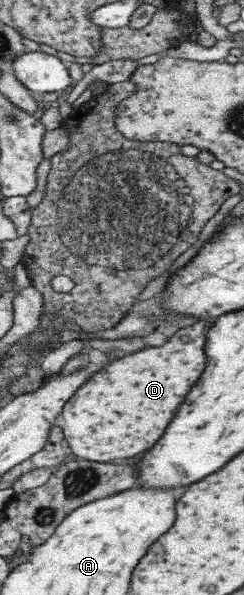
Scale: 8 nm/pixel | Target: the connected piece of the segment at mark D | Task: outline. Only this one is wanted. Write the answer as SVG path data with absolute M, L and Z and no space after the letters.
M205 321L181 329L167 345L151 347L105 367L67 403L63 429L77 455L109 463L153 449L175 419L179 407L207 369Z

